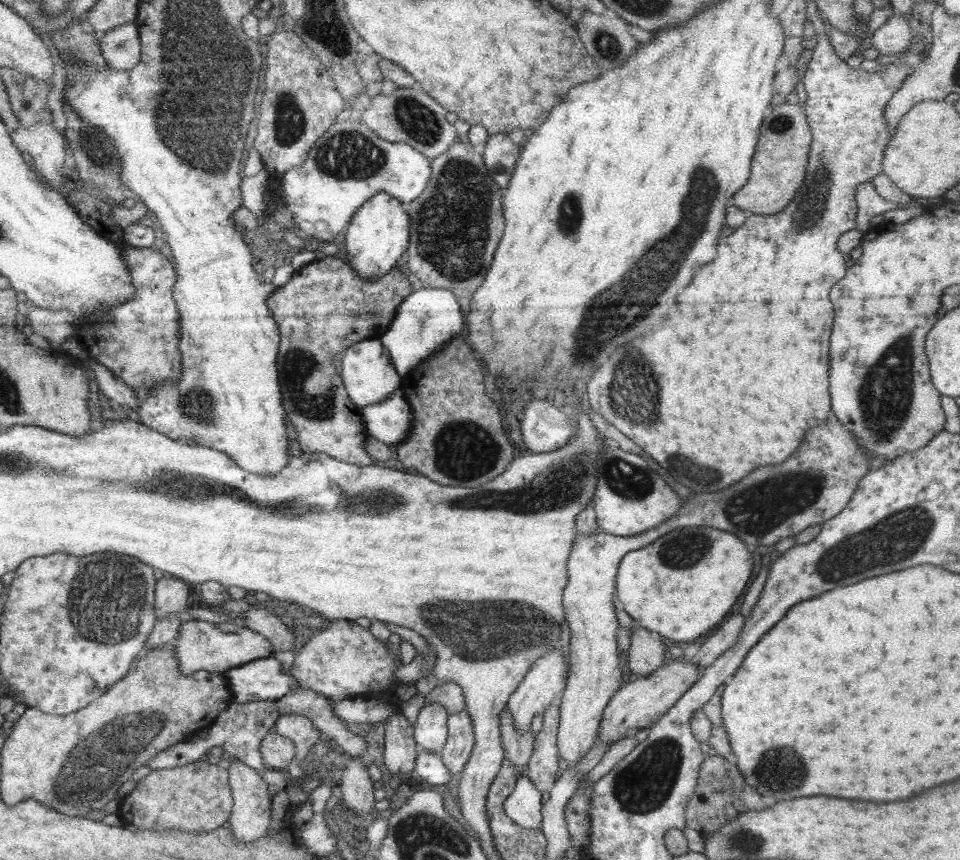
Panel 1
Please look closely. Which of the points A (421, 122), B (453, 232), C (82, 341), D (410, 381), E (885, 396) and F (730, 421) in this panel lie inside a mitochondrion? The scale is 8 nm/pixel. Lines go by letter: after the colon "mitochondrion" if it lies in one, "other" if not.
A: mitochondrion
B: mitochondrion
C: other
D: other
E: mitochondrion
F: other

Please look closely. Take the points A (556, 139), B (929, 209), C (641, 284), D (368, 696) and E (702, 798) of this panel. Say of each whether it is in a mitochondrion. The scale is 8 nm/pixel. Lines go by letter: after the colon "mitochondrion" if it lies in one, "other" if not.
A: other
B: other
C: mitochondrion
D: other
E: other

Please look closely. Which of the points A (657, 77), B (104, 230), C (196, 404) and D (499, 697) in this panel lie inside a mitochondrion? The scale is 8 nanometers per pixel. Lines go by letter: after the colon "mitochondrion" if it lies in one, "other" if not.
A: other
B: other
C: mitochondrion
D: other

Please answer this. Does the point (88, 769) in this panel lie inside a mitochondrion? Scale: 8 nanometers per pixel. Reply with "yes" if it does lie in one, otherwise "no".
yes

